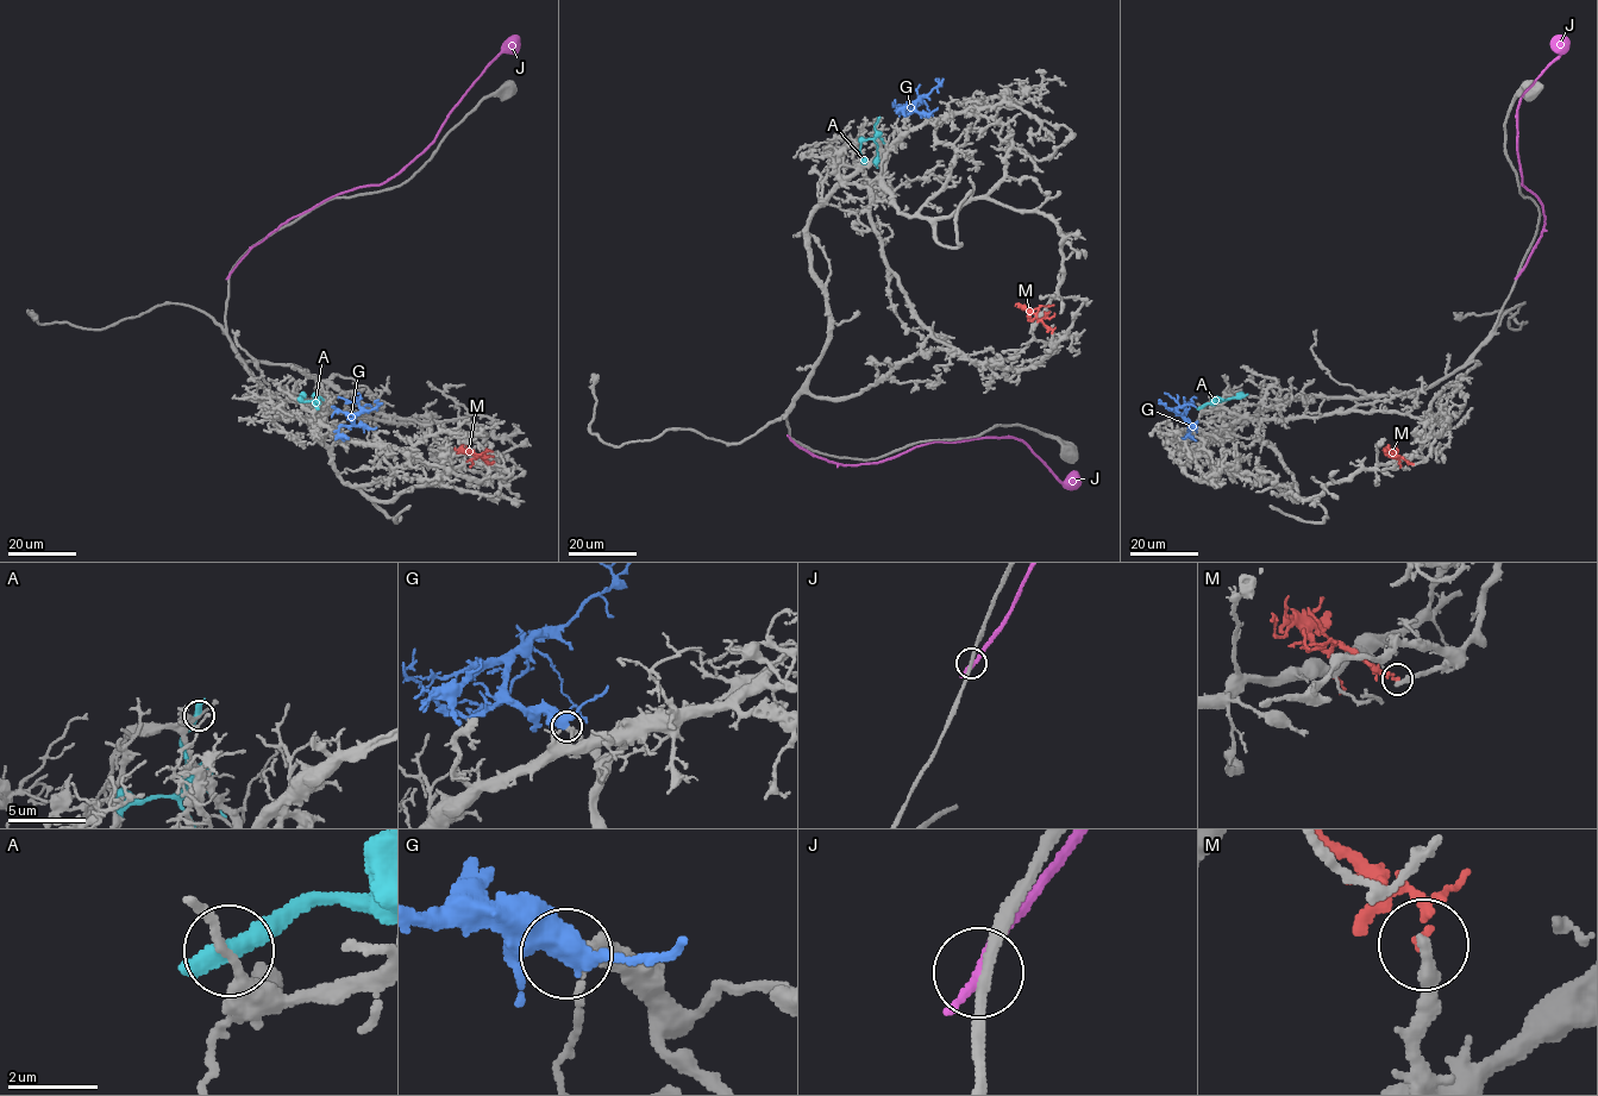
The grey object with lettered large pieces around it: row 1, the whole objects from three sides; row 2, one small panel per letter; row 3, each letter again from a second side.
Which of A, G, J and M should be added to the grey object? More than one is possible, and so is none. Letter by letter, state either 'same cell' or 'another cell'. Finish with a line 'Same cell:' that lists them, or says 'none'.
A: another cell
G: same cell
J: another cell
M: another cell
Same cell: G

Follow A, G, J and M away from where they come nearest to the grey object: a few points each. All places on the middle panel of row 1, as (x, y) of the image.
A: (878, 120), (876, 136), (860, 144), (860, 158), (866, 164)
G: (928, 117), (915, 108), (921, 95), (913, 111), (903, 111), (898, 117)
J: (789, 438), (816, 456), (844, 465), (876, 463), (922, 444), (1021, 439), (1061, 482), (1071, 487), (1080, 482)
M: (1052, 332), (1032, 311), (1053, 305)

